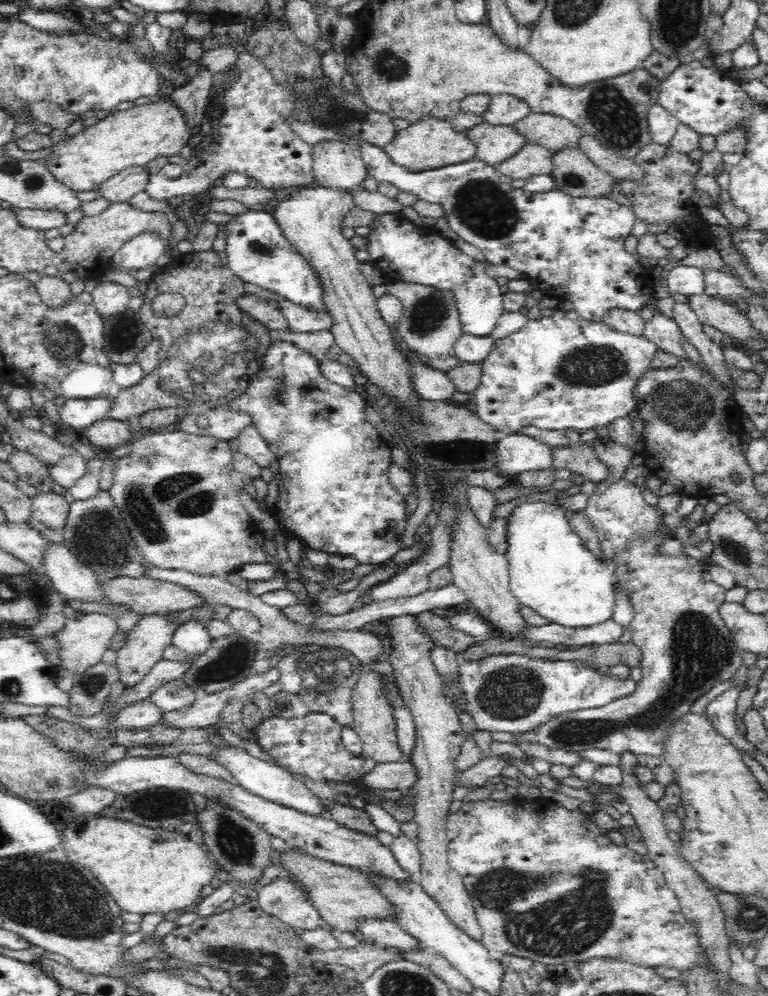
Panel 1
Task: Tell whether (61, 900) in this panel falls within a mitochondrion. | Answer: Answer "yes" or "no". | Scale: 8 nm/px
yes

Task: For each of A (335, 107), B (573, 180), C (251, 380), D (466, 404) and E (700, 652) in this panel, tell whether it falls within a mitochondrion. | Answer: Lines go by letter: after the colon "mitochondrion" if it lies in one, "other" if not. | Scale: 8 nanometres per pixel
A: mitochondrion
B: mitochondrion
C: mitochondrion
D: other
E: mitochondrion

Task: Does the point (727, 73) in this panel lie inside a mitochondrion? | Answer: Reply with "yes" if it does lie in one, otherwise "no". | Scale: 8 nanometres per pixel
no

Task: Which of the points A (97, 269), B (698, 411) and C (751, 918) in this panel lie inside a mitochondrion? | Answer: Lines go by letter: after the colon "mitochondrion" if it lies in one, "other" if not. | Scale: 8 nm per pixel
A: other
B: mitochondrion
C: mitochondrion

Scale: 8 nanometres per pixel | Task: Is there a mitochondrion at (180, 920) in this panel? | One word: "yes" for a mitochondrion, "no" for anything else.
no

